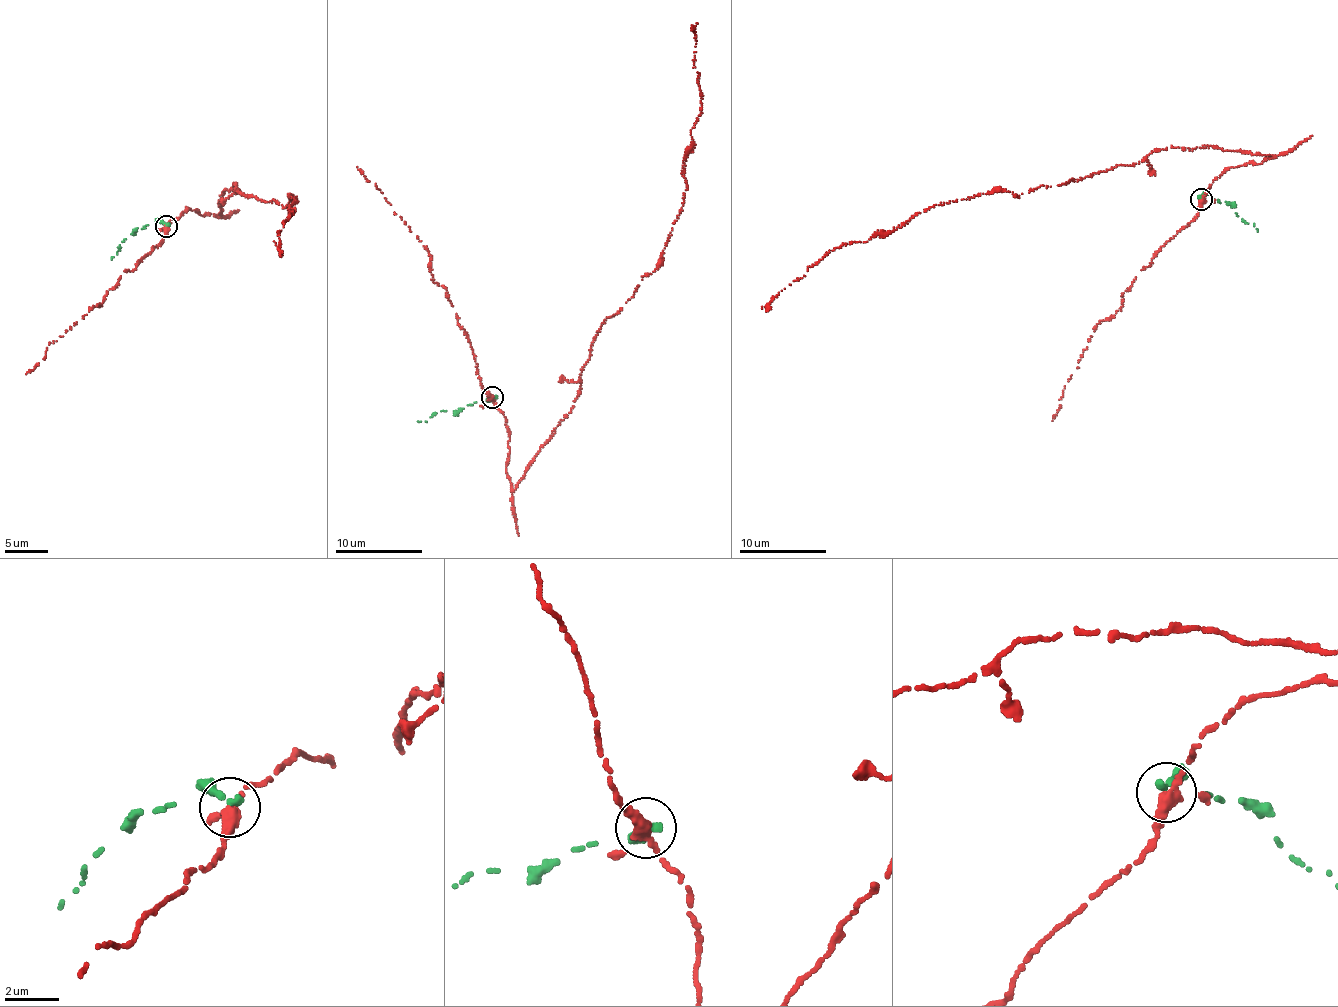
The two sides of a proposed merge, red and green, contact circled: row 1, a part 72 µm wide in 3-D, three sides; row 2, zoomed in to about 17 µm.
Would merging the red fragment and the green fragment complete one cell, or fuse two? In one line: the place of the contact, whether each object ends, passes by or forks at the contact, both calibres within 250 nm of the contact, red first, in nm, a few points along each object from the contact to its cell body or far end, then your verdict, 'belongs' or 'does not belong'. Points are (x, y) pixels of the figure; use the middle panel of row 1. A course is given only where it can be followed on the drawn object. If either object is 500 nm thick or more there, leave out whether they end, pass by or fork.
at (492, 397); red passes by; green ends there; 360 nm thick on the red side, 320 nm on the other; red runs (492, 398), (509, 439), (514, 489), (574, 401), (606, 317), (653, 271), (683, 205), (702, 103), (696, 23); green runs (492, 398), (461, 409), (441, 411), (426, 422), (417, 421); does not belong

